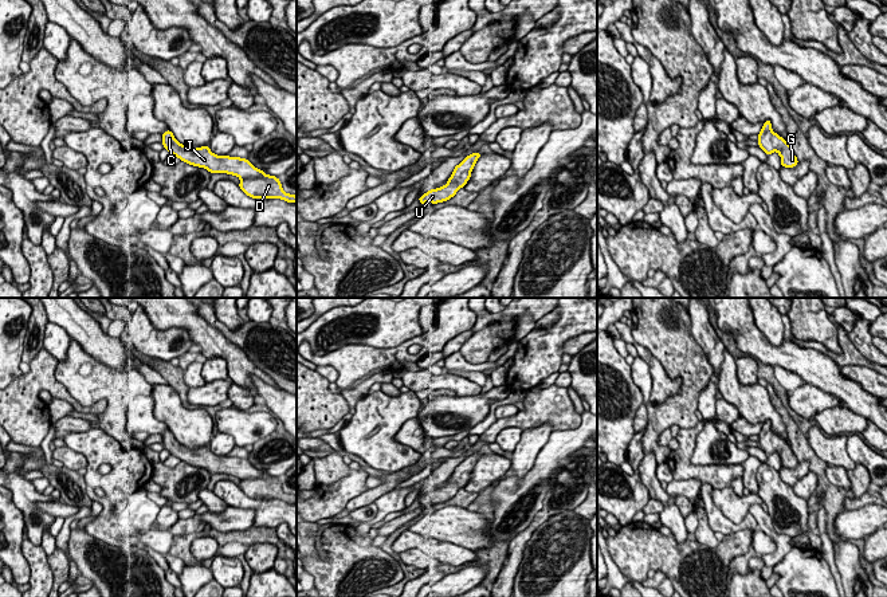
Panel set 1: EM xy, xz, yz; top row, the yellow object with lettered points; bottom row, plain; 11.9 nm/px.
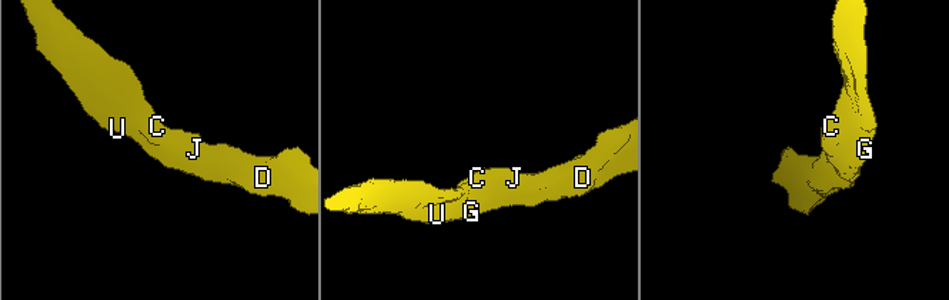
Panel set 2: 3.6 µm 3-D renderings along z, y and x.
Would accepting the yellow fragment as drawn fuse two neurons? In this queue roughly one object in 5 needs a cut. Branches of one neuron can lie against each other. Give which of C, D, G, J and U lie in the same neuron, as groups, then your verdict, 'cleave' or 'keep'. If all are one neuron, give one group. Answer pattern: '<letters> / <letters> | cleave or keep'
C D G J U | keep

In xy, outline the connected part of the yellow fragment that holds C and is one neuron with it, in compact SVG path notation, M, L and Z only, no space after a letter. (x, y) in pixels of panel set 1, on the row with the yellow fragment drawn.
M170 130L162 133L164 148L181 161L205 168L209 173L227 173L240 178L239 188L252 199L280 199L297 203L297 196L286 193L278 177L266 174L248 160L240 157L217 156L209 146L189 149L180 144Z

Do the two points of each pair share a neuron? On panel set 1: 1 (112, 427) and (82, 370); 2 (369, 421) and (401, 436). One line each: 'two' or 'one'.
1: one
2: two

